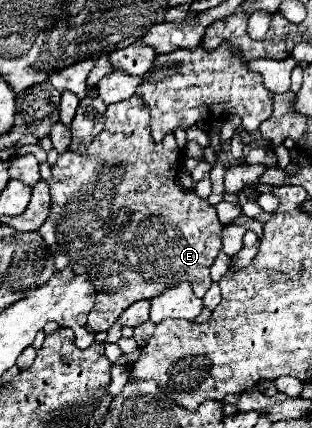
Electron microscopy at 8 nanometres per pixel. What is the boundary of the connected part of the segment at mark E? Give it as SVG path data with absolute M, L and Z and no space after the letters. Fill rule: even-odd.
M139 95L109 105L105 117L105 129L83 155L65 151L51 167L51 177L47 181L51 189L51 211L39 229L51 251L55 251L57 271L73 267L75 273L91 273L91 277L95 277L99 309L90 311L86 327L94 333L109 329L109 325L135 301L153 299L179 281L191 283L193 293L203 297L213 283L209 269L221 249L223 229L215 217L215 207L195 195L195 191L185 191L177 183L181 149L175 135L169 133L163 141L153 141L149 133L149 107Z

